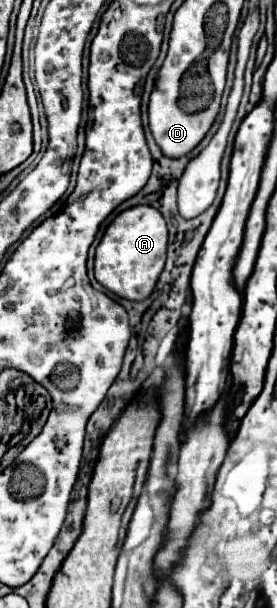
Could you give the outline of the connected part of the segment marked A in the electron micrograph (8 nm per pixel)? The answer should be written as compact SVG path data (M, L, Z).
M134 206L120 212L104 232L96 248L94 276L96 280L126 300L148 298L158 282L158 276L166 262L168 230L162 214L152 206Z

